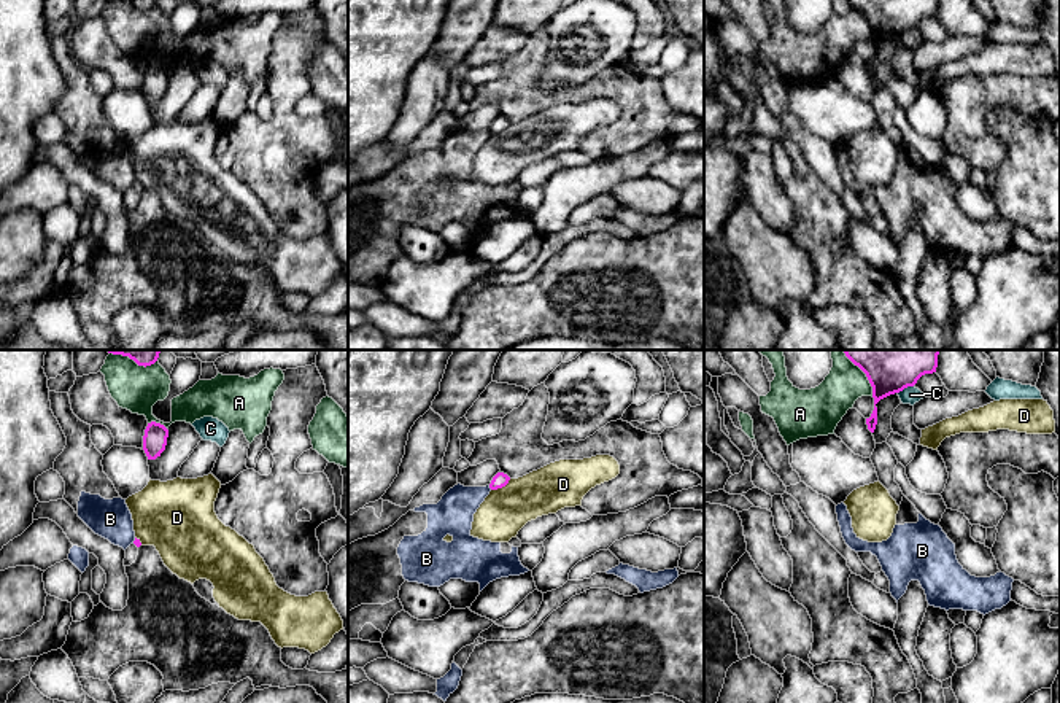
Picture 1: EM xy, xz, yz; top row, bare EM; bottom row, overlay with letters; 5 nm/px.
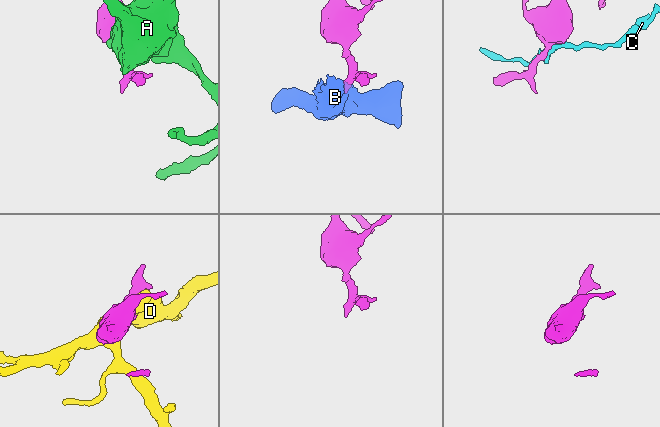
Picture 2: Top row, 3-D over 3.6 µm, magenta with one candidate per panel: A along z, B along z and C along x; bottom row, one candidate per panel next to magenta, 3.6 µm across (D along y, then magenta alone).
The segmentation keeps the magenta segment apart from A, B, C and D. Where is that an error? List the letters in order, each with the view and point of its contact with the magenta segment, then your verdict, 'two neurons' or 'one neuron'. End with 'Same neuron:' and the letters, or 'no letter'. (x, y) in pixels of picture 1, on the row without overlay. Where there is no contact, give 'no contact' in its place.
A: contact xy (158, 67); two neurons
B: contact xz (490, 131); two neurons
C: contact yz (905, 31); two neurons
D: contact xz (501, 131); two neurons
Same neuron: no letter

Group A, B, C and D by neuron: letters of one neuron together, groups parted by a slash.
A / B / C / D

